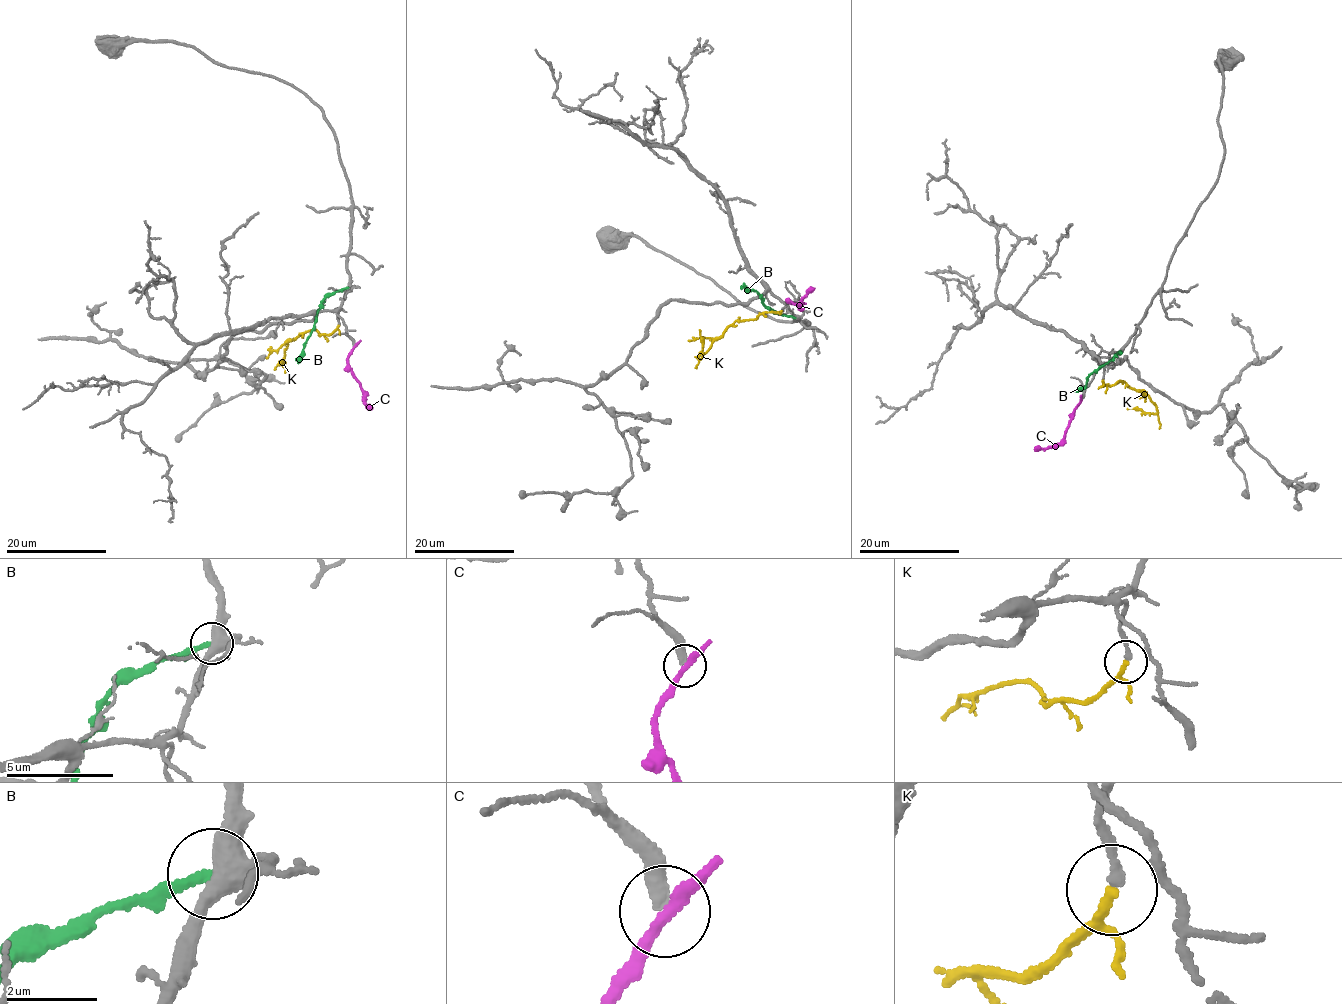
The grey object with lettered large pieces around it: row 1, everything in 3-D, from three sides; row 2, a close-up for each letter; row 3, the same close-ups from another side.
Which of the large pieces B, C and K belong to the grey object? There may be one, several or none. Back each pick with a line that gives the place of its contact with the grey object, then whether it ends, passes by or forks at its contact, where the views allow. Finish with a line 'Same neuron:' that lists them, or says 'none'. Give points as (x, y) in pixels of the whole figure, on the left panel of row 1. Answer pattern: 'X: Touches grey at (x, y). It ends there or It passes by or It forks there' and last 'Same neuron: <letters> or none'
K: Touches grey at (338, 325). It passes by
Same neuron: K

